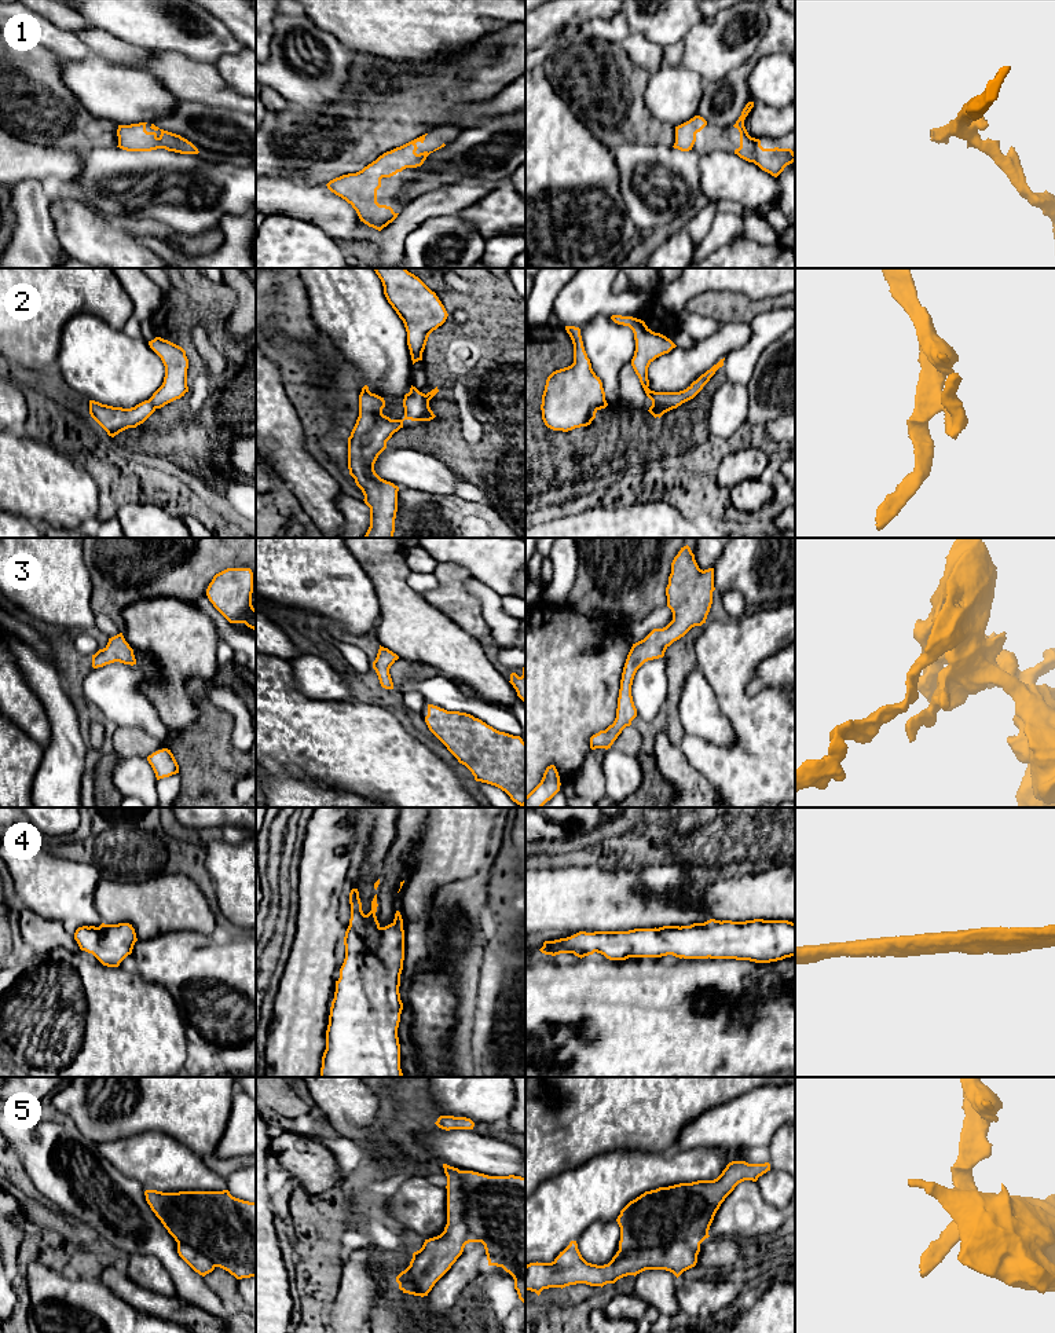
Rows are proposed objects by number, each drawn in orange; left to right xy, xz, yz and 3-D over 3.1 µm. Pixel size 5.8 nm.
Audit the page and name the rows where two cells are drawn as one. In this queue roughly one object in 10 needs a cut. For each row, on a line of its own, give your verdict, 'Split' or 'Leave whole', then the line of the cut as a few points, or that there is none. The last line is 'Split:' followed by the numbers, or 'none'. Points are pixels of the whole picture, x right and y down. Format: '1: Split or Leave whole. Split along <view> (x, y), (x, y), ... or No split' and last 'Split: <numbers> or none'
1: Leave whole. No split
2: Leave whole. No split
3: Leave whole. No split
4: Leave whole. No split
5: Leave whole. No split
Split: none

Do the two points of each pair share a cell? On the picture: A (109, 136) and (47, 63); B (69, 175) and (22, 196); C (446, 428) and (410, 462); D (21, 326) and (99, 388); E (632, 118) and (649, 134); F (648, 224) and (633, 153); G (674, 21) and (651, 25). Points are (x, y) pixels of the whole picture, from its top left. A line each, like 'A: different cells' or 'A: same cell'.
A: same cell
B: different cells
C: different cells
D: different cells
E: same cell
F: same cell
G: same cell

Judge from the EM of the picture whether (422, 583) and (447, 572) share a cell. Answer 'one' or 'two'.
two

